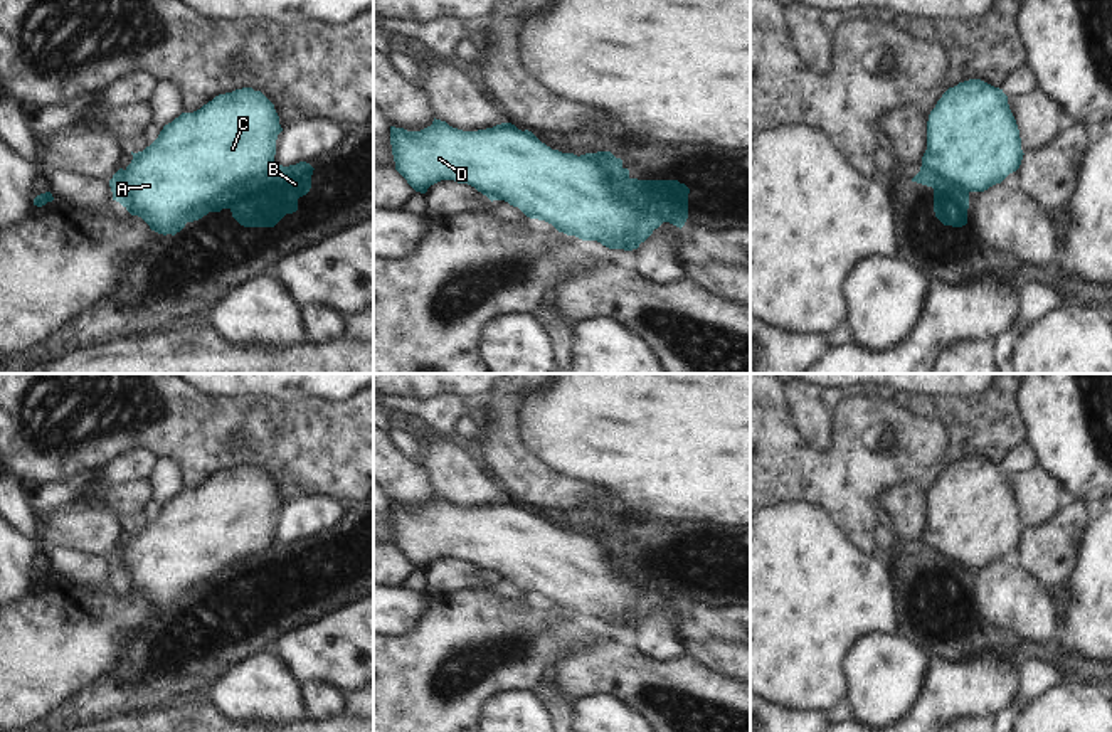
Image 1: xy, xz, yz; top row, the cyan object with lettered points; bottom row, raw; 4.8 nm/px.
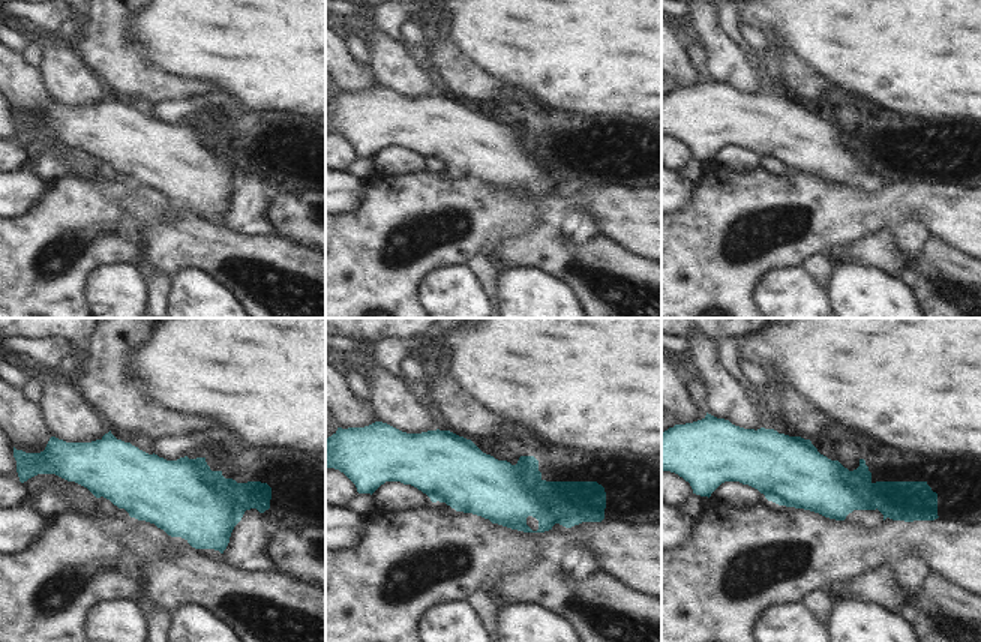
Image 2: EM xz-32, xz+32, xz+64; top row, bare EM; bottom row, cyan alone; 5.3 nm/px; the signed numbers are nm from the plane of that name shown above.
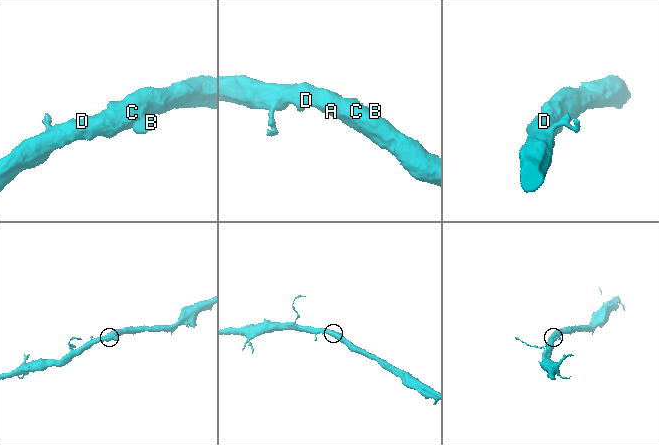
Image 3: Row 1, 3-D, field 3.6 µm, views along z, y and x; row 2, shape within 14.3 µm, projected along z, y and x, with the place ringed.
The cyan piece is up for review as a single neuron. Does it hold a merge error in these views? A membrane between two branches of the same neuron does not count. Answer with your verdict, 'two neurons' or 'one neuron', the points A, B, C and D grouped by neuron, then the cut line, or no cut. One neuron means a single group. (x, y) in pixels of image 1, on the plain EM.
one neuron | A B C D | no cut

